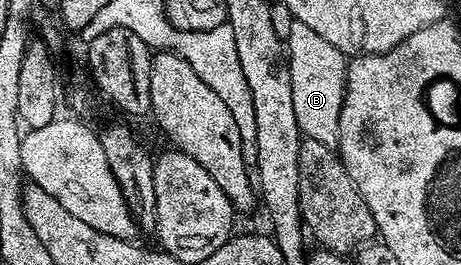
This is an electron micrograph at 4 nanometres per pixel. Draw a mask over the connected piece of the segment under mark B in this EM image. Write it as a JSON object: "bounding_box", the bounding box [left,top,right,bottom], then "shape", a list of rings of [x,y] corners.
{"bounding_box":[286,20,349,149],"shape":[[[293,20],[286,40],[286,63],[292,80],[292,101],[296,122],[304,138],[318,140],[335,149],[339,145],[338,120],[344,103],[349,59],[334,44],[326,44],[307,24]]]}

